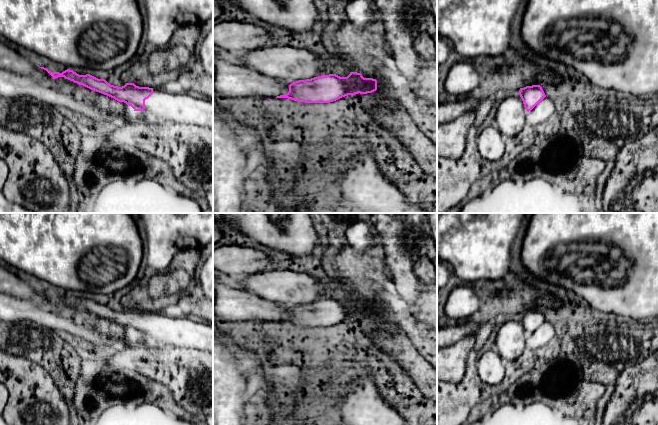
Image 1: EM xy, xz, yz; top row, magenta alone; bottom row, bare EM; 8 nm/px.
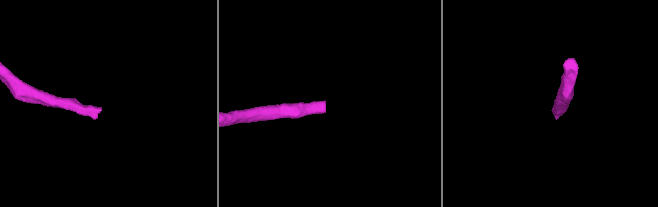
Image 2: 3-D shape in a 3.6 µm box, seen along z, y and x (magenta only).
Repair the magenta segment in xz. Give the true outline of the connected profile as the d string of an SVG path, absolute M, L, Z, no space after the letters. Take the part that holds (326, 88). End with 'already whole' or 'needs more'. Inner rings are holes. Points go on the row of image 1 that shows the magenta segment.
M350 72L347 77L336 74L321 75L291 83L289 92L276 98L288 98L305 103L330 103L348 95L381 91L387 84L391 85L391 91L398 92L398 86L381 77L377 80L364 78L357 72Z; needs more

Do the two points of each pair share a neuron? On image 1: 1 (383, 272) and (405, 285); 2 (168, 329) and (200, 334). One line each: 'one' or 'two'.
1: two
2: one

